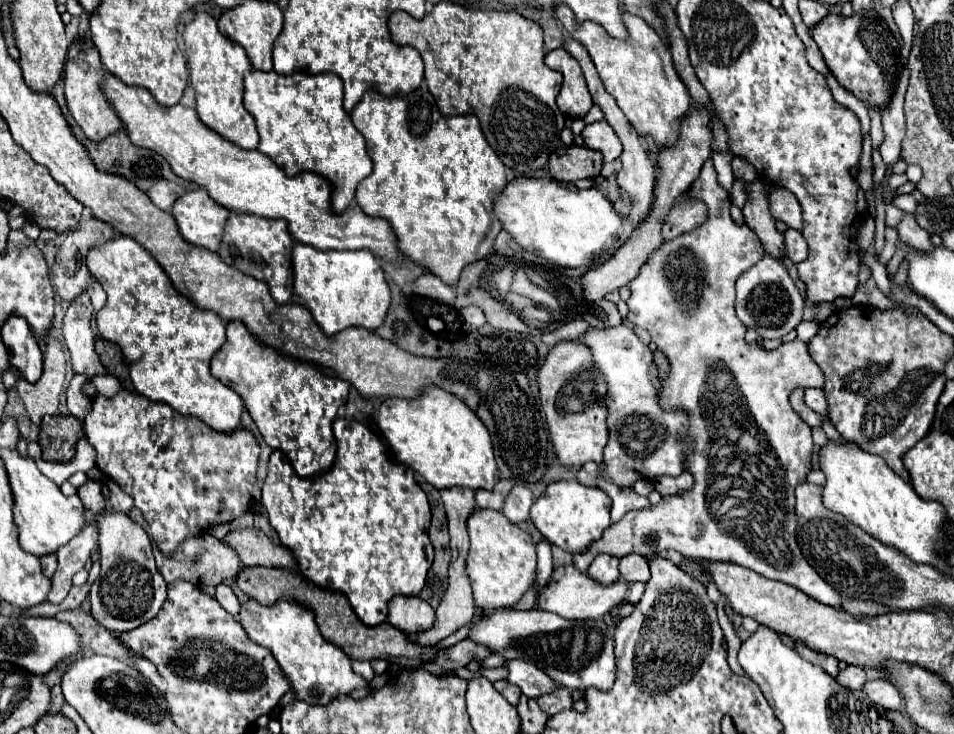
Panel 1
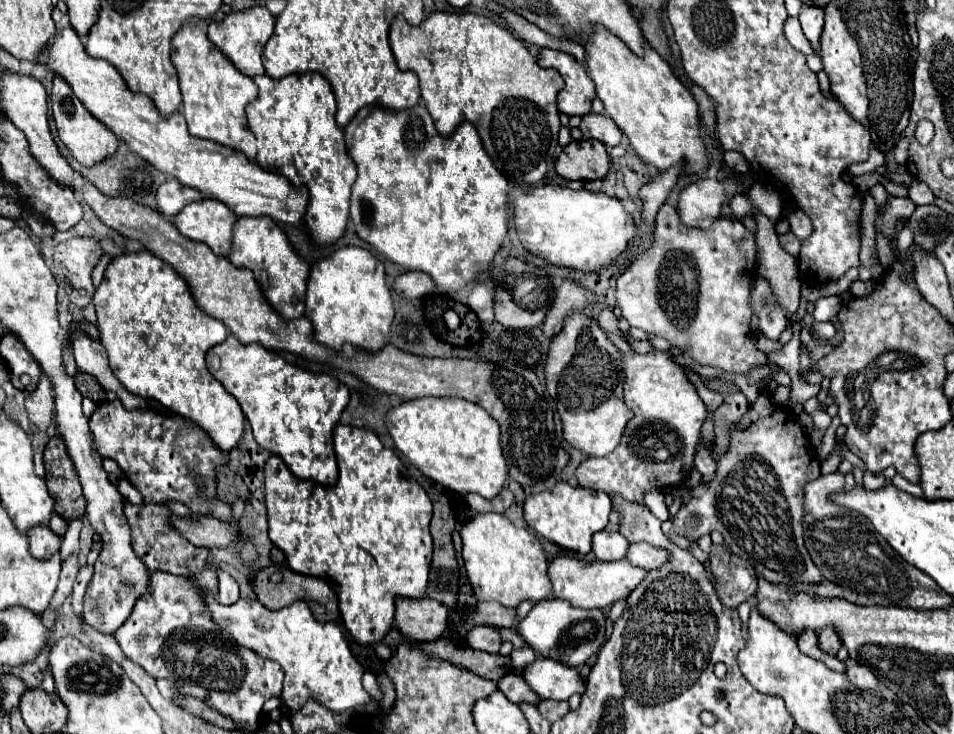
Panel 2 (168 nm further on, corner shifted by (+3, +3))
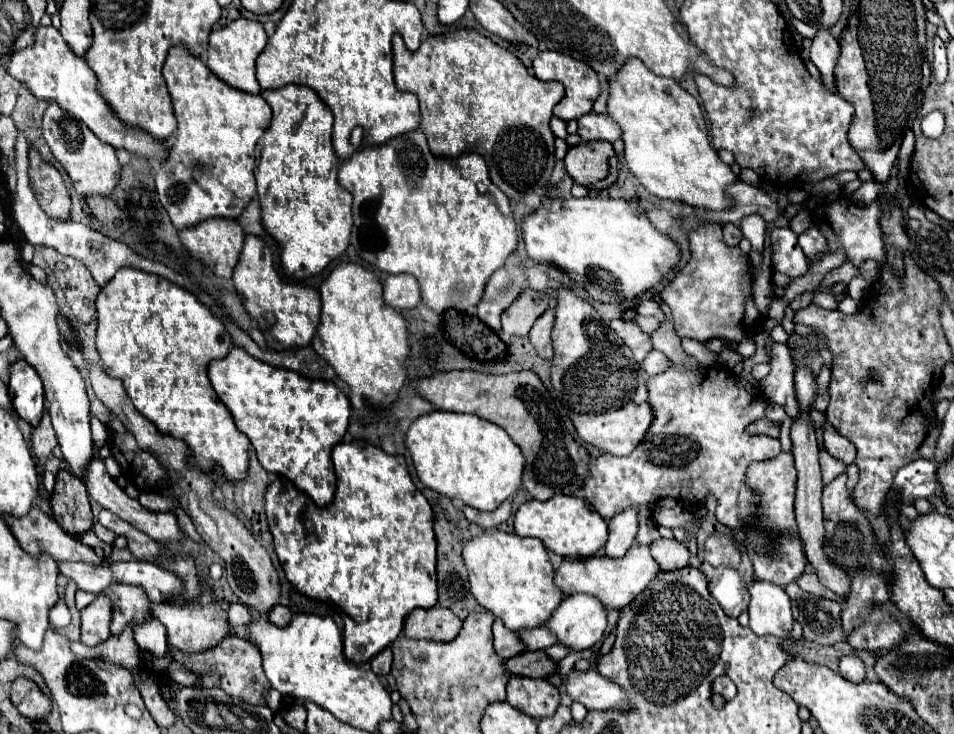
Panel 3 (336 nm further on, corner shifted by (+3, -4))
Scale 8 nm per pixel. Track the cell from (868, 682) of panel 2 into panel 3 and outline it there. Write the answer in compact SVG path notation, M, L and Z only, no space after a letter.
M848 654L848 656L842 656L840 658L840 674L850 680L850 682L860 682L864 680L864 664L858 656L854 654Z

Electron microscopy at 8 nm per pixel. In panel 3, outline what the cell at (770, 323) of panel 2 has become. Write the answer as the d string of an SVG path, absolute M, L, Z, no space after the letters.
M778 342L772 344L770 364L772 364L770 374L760 382L762 392L770 402L780 404L786 410L786 414L794 420L800 416L800 406L798 406L796 396L794 396L792 358L790 358L790 352L784 344L778 344Z

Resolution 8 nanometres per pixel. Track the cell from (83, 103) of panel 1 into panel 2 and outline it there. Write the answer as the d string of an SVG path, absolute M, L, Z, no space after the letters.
M54 77L54 89L52 89L50 99L52 99L52 115L56 121L60 139L66 143L66 147L72 151L72 155L84 167L92 167L98 161L116 153L118 137L106 125L100 125L100 121L96 121L96 117L92 117L92 113L88 113L88 109L84 109L82 101L78 97L74 97L72 87L68 85L68 81L64 81L64 77Z

